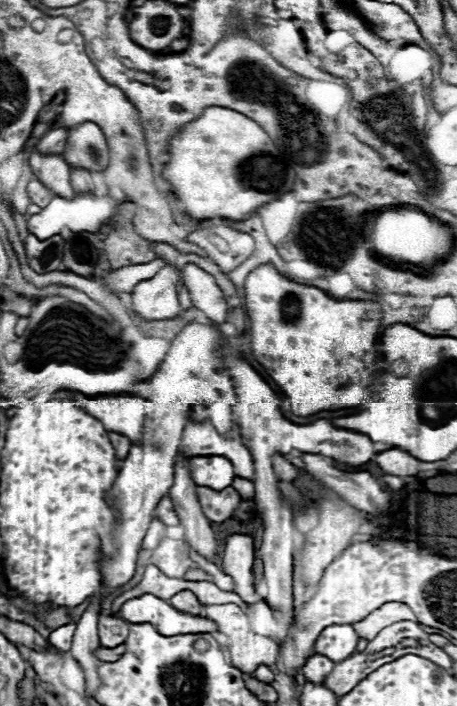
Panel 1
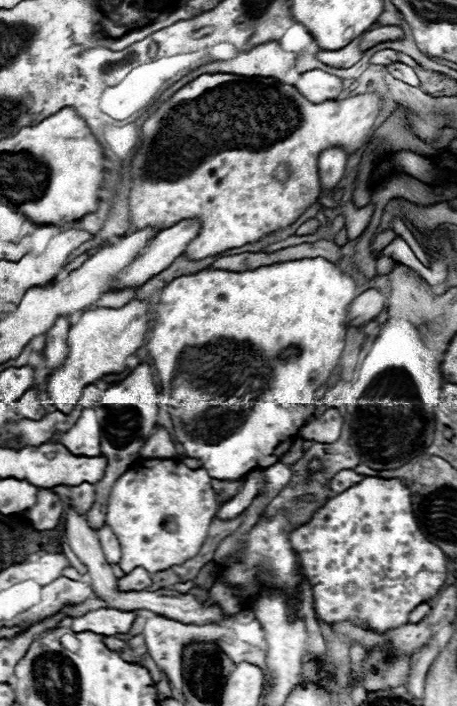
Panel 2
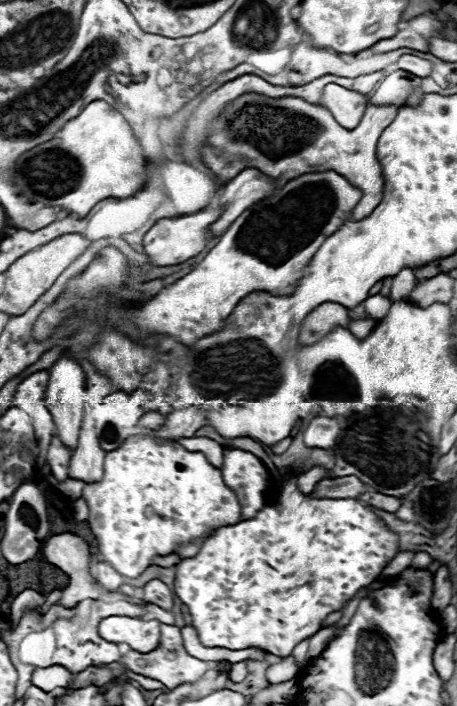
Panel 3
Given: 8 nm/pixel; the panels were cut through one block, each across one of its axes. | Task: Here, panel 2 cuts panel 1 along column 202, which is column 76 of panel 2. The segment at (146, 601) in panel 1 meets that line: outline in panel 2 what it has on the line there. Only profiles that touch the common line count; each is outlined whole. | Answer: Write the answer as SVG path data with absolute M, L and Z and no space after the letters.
M114 608L92 610L84 616L76 616L70 620L70 628L74 632L96 632L102 636L118 636L126 634L136 620L136 612L122 612Z

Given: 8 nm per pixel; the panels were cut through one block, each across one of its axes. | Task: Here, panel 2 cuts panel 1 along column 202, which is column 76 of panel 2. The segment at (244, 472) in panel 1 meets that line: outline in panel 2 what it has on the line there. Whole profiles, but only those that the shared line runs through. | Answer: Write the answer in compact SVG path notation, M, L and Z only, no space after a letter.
M84 408L76 424L60 436L60 442L76 456L100 456L100 426L96 420L96 412L92 408Z

